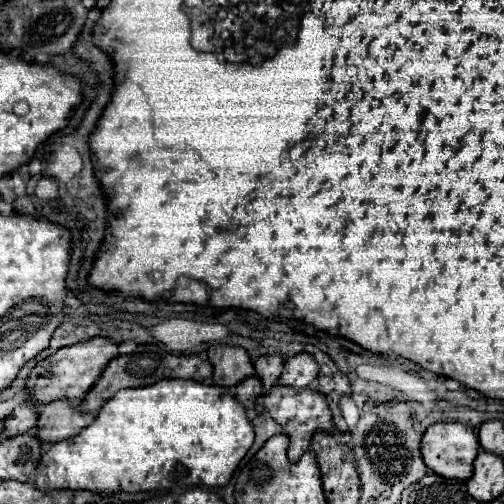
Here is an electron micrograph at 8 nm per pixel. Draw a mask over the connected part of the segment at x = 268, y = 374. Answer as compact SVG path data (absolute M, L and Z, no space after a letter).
M278 354L260 356L260 358L254 360L254 370L256 370L256 376L262 380L262 386L272 388L278 382L278 378L280 378L282 358Z

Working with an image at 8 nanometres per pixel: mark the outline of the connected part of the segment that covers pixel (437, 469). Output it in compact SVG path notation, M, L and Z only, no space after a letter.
M438 422L432 424L422 438L420 450L422 450L422 460L428 466L430 472L444 476L444 478L452 478L452 480L468 480L472 476L472 464L474 458L478 456L478 438L476 434L460 424L460 422Z

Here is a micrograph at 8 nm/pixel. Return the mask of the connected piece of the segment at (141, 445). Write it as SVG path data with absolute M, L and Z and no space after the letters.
M160 380L152 386L146 388L128 388L128 390L120 390L114 394L114 398L110 398L96 414L94 422L84 428L78 436L68 438L64 442L52 444L48 452L42 454L40 458L40 466L36 468L36 482L34 486L38 490L90 490L90 492L98 492L98 494L114 494L118 490L136 494L136 492L148 492L148 490L170 490L170 492L184 492L188 488L194 488L198 484L206 484L206 486L226 486L236 470L236 466L240 464L240 460L246 456L246 452L250 450L254 442L254 428L250 426L248 418L246 418L246 410L244 406L232 398L224 388L216 388L216 386L206 386L194 380Z

